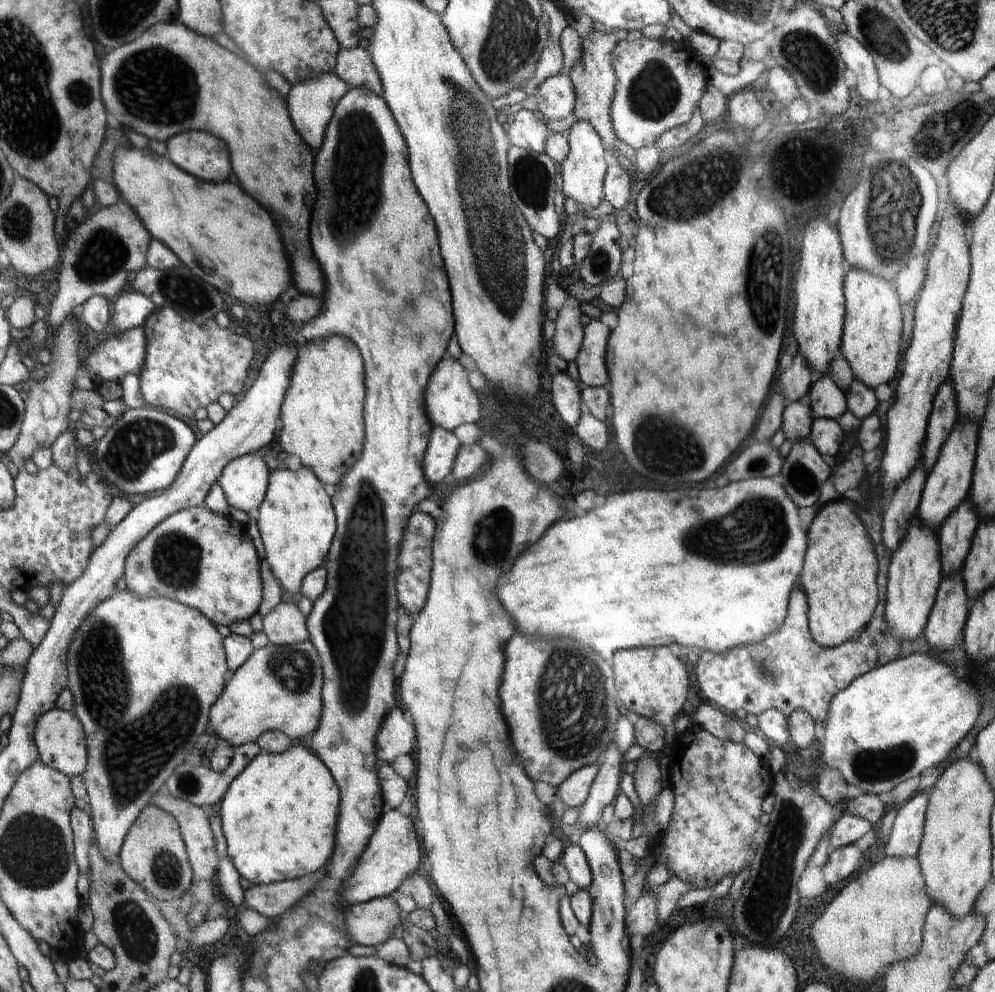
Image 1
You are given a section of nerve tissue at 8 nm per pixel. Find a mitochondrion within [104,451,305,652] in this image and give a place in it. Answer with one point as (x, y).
(176, 557)

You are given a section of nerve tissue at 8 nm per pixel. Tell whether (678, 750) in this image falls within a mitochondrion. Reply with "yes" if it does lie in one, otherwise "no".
no

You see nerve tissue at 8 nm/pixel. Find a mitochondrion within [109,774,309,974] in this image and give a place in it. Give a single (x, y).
(165, 866)

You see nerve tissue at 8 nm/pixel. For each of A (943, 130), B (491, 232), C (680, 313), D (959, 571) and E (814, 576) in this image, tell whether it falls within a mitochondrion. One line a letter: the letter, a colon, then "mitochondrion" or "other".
A: mitochondrion
B: mitochondrion
C: other
D: other
E: other

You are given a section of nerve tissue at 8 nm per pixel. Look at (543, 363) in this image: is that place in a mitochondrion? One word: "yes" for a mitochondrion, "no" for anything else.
no

